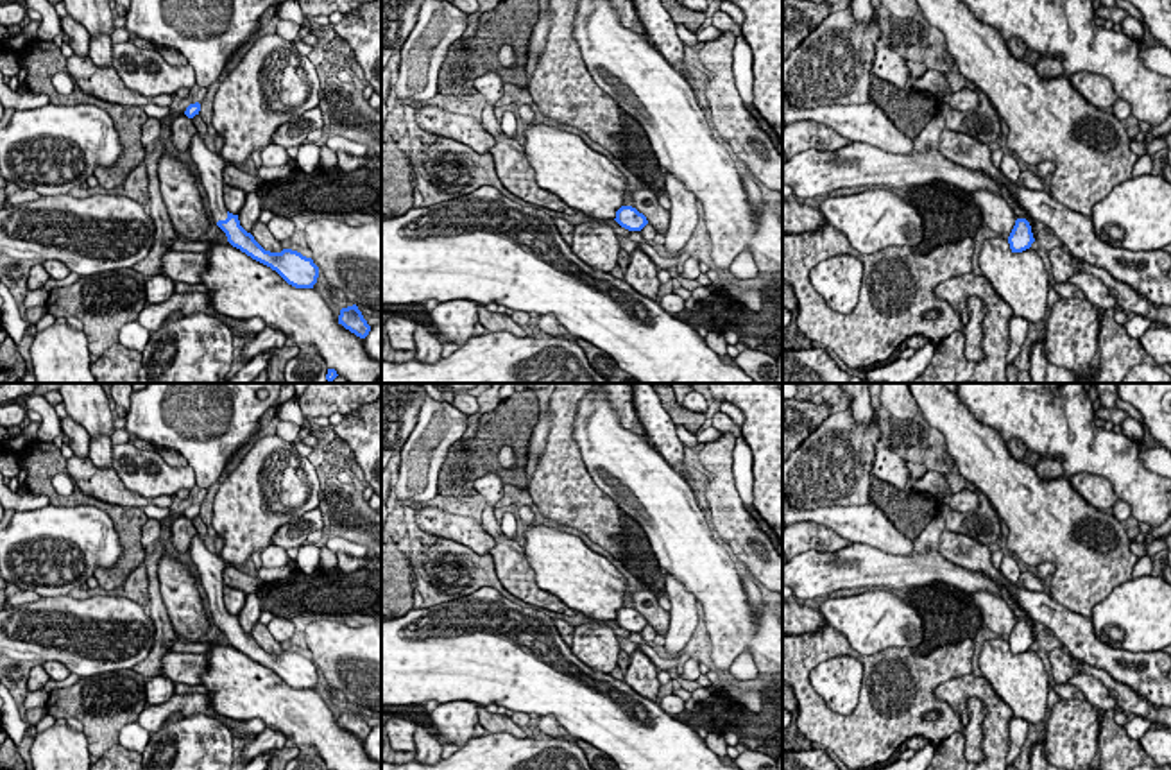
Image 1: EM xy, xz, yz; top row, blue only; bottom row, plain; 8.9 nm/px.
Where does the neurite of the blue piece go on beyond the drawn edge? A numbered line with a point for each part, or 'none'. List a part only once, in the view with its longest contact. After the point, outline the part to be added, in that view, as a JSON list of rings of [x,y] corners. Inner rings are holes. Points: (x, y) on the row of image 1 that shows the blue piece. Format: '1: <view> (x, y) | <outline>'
1: xy (210, 165) | [[[199,133],[192,138],[188,147],[188,154],[192,163],[197,167],[199,181],[208,195],[208,208],[211,213],[211,220],[217,224],[218,220],[227,218],[227,208],[224,204],[224,168],[226,159],[217,152],[211,152]]]

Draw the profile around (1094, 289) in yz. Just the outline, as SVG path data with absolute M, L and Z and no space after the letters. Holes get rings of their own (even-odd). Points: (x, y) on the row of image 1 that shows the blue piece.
M1078 270L1074 276L1069 278L1069 283L1076 285L1085 294L1085 299L1089 299L1103 312L1108 308L1117 308L1117 301L1112 297L1107 285L1094 274Z

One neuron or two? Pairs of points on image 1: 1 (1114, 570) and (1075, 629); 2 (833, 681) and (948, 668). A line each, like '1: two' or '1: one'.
1: two
2: two

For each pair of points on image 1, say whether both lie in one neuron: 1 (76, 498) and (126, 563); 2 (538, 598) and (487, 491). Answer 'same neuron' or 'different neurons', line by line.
1: same neuron
2: same neuron

